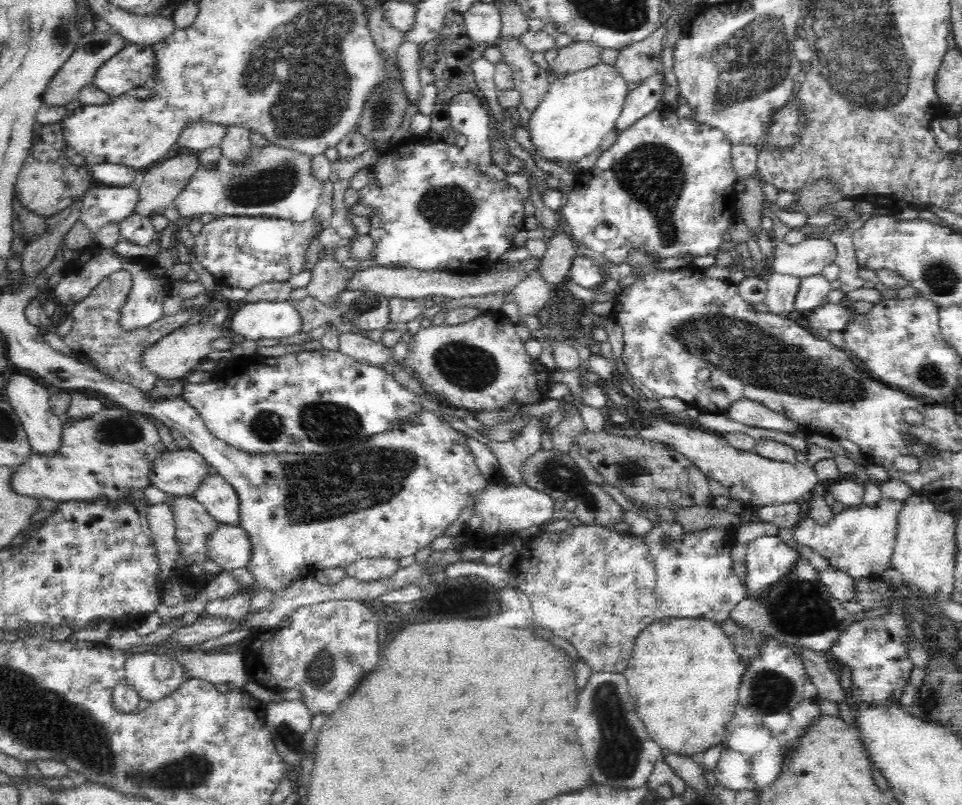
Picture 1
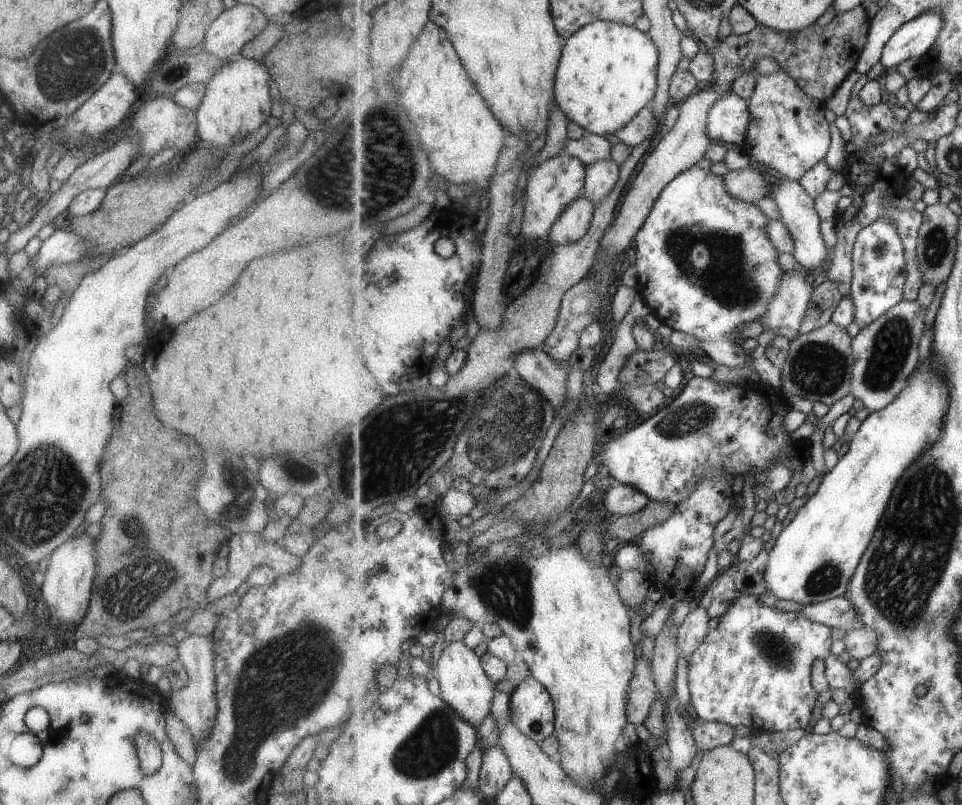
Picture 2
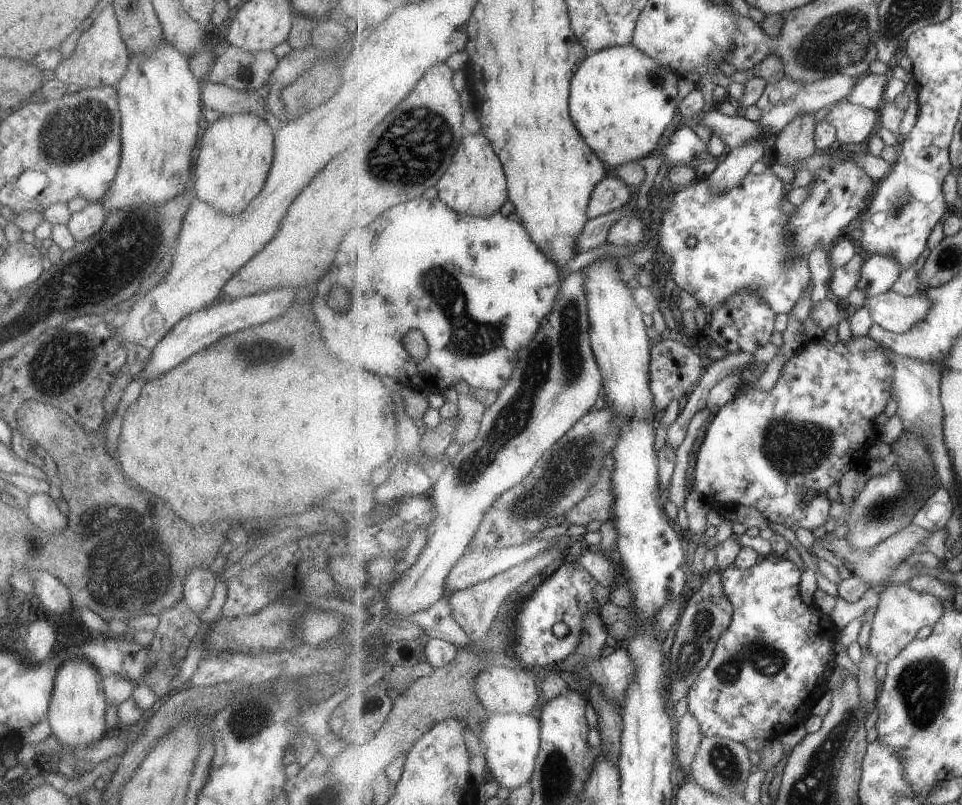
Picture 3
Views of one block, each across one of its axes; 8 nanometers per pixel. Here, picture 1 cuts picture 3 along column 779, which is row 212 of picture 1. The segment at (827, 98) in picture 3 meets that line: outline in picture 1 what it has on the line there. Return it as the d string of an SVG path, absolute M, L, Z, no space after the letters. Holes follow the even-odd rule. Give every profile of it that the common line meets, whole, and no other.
M93 185L82 196L82 221L93 236L102 226L120 222L134 213L139 201L138 190L130 187L110 187Z

